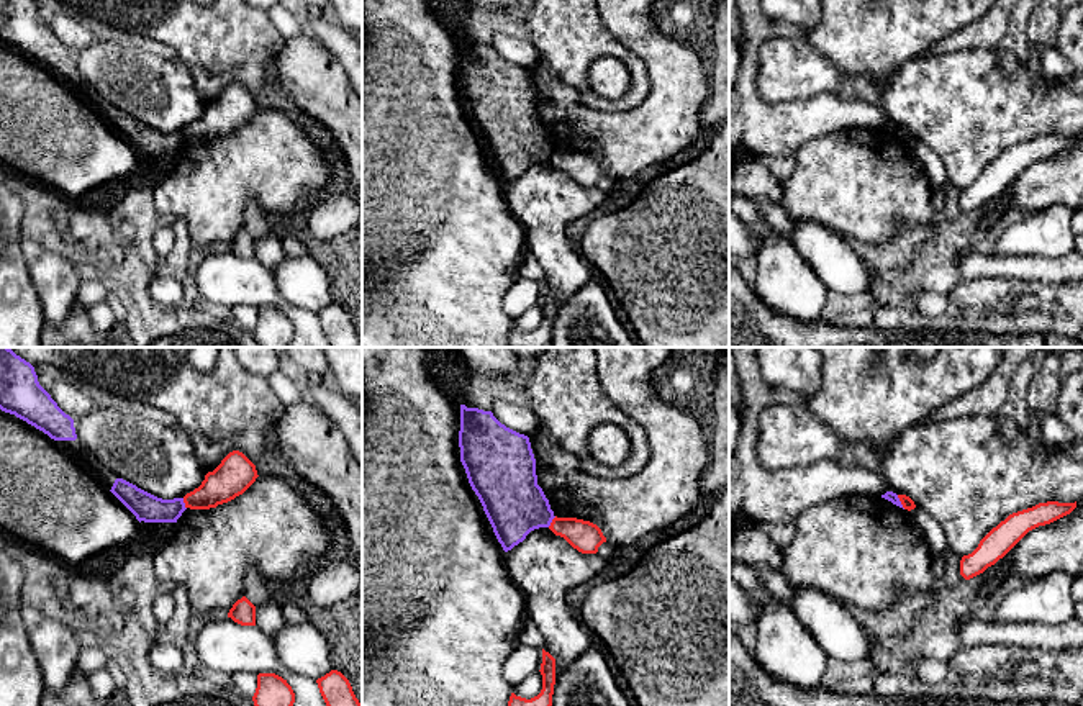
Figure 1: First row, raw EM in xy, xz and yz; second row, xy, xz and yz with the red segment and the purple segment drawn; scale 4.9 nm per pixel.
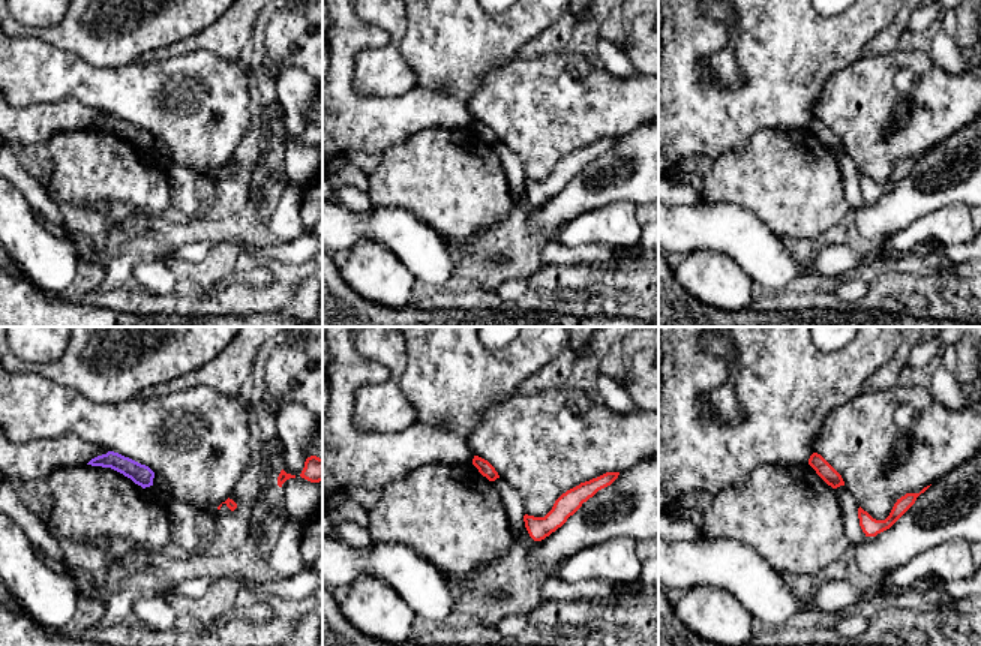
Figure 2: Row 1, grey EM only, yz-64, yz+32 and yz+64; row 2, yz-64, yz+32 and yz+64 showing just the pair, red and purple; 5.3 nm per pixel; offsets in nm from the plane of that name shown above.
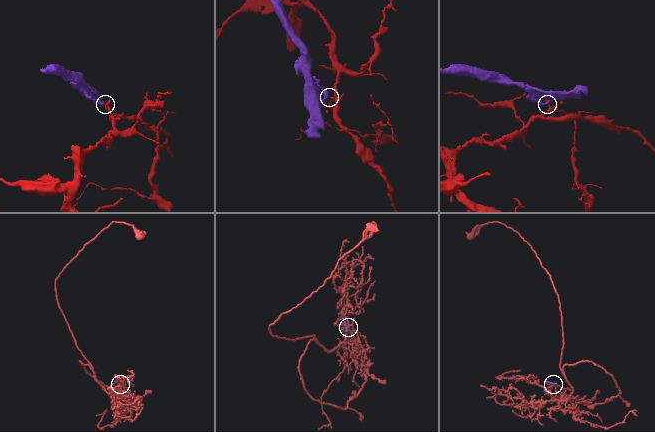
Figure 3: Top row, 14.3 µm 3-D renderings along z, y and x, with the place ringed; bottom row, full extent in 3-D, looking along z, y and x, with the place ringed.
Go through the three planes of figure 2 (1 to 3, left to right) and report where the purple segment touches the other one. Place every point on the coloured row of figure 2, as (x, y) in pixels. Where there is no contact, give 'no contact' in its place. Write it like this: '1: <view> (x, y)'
1: no contact
2: no contact
3: no contact

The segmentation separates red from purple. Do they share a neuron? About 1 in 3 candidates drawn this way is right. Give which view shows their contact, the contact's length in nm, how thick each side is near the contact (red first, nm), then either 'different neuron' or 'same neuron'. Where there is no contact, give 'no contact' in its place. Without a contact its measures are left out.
meets red in yz; contact 80 nm long; 60 nm thick on the red side, 50 nm on the other; different neuron

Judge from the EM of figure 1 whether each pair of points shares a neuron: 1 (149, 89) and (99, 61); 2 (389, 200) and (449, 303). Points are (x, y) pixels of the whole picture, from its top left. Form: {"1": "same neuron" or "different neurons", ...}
{"1": "same neuron", "2": "same neuron"}

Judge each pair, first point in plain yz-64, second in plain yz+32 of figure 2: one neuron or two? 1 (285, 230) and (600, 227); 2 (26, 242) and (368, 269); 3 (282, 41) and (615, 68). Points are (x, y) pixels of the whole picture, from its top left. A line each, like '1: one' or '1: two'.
1: one
2: one
3: two

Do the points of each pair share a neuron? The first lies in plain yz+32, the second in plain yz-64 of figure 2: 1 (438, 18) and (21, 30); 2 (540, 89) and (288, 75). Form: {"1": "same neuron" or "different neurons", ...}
{"1": "same neuron", "2": "different neurons"}

